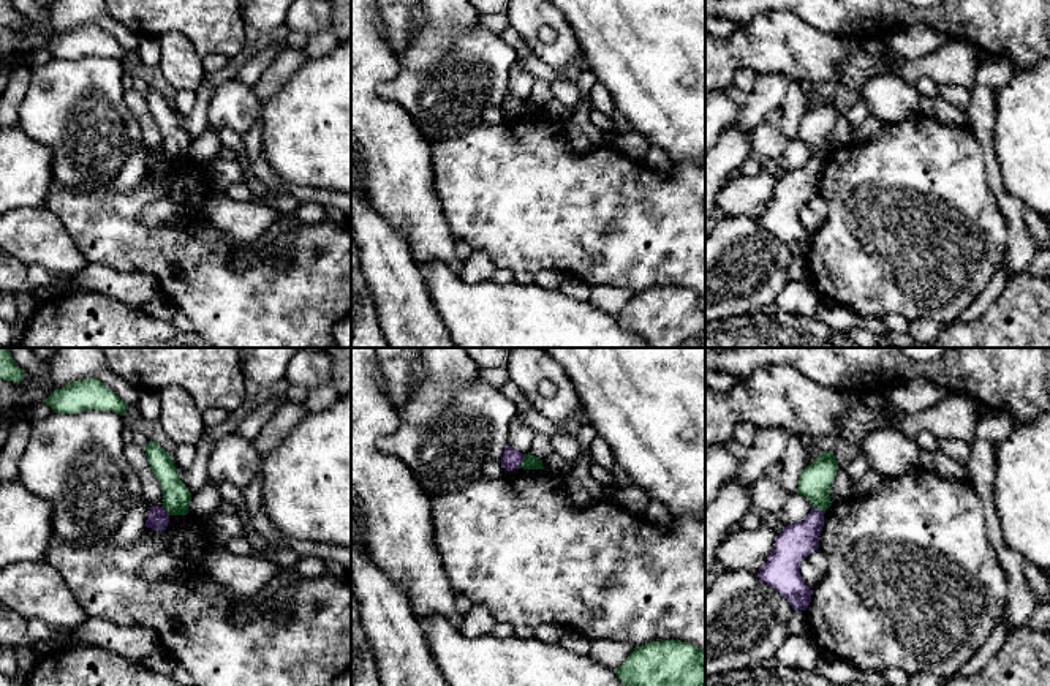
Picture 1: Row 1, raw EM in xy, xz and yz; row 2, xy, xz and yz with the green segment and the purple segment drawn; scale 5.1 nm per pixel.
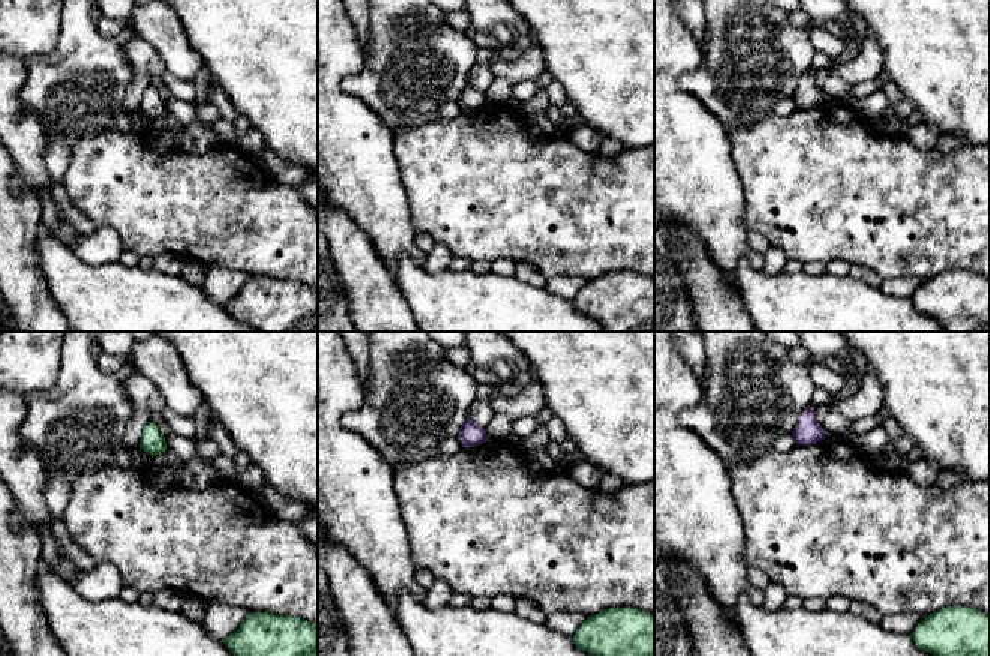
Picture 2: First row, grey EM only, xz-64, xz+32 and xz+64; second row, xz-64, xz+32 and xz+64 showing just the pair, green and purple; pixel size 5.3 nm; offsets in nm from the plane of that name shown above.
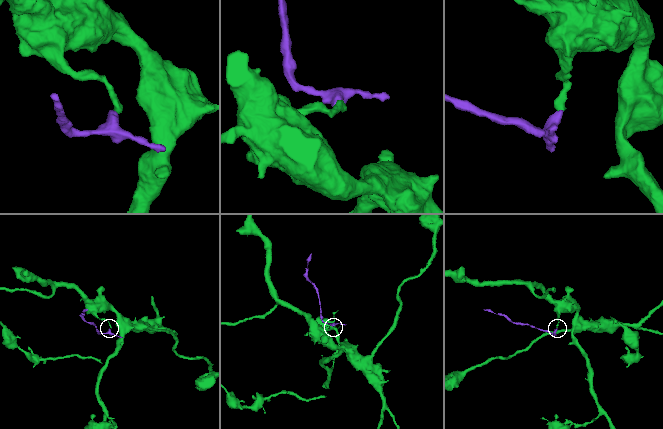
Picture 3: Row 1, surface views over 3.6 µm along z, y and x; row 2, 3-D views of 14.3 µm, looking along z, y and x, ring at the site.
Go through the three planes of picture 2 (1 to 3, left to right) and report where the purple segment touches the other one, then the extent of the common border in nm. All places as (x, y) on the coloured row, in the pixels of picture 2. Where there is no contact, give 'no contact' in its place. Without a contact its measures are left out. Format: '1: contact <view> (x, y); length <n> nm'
1: no contact
2: no contact
3: no contact

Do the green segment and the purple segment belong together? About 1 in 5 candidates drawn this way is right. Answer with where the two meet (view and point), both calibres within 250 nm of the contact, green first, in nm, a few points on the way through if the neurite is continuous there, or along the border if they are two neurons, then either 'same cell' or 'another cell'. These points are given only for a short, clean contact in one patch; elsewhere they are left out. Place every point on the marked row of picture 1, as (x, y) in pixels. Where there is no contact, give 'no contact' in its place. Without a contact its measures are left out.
meets green in xz at (524, 460); 80 nm thick on the green side, 100 nm on the other; border along xz (525, 454), (519, 467); another cell

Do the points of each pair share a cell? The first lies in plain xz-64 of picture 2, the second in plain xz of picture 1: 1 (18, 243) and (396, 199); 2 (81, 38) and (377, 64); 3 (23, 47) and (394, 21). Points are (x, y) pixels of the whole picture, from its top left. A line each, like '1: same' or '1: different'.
1: different
2: different
3: same

